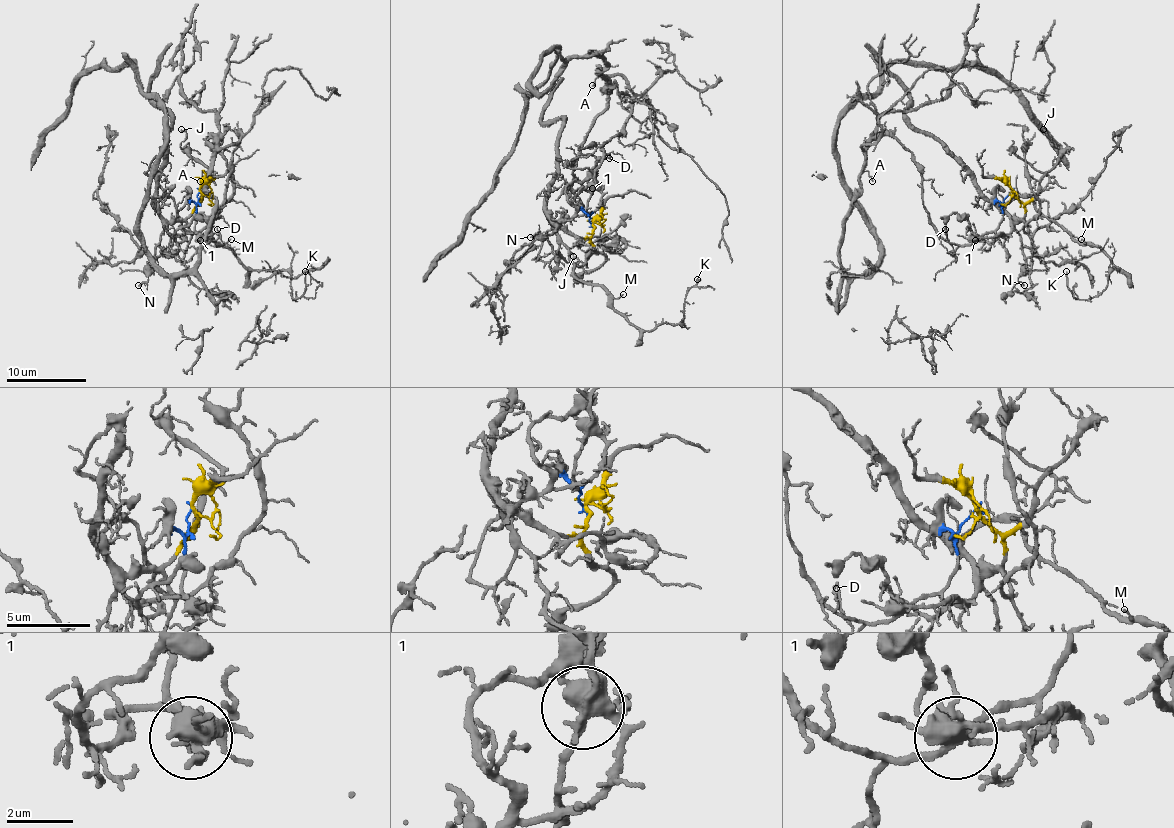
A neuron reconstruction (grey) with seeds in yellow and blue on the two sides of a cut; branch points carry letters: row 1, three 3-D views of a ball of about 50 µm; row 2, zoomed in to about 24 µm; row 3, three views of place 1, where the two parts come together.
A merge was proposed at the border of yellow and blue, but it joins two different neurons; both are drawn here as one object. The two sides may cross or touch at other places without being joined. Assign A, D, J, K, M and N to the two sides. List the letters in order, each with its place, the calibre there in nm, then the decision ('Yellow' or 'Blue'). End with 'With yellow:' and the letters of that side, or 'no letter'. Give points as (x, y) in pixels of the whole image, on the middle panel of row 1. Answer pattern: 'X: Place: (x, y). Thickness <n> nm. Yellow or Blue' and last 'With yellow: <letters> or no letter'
A: Place: (592, 85). Thickness 100 nm. Blue
D: Place: (609, 158). Thickness 120 nm. Blue
J: Place: (573, 256). Thickness 130 nm. Yellow
K: Place: (697, 279). Thickness 100 nm. Yellow
M: Place: (623, 294). Thickness 100 nm. Yellow
N: Place: (530, 237). Thickness 130 nm. Yellow
With yellow: J, K, M, N

